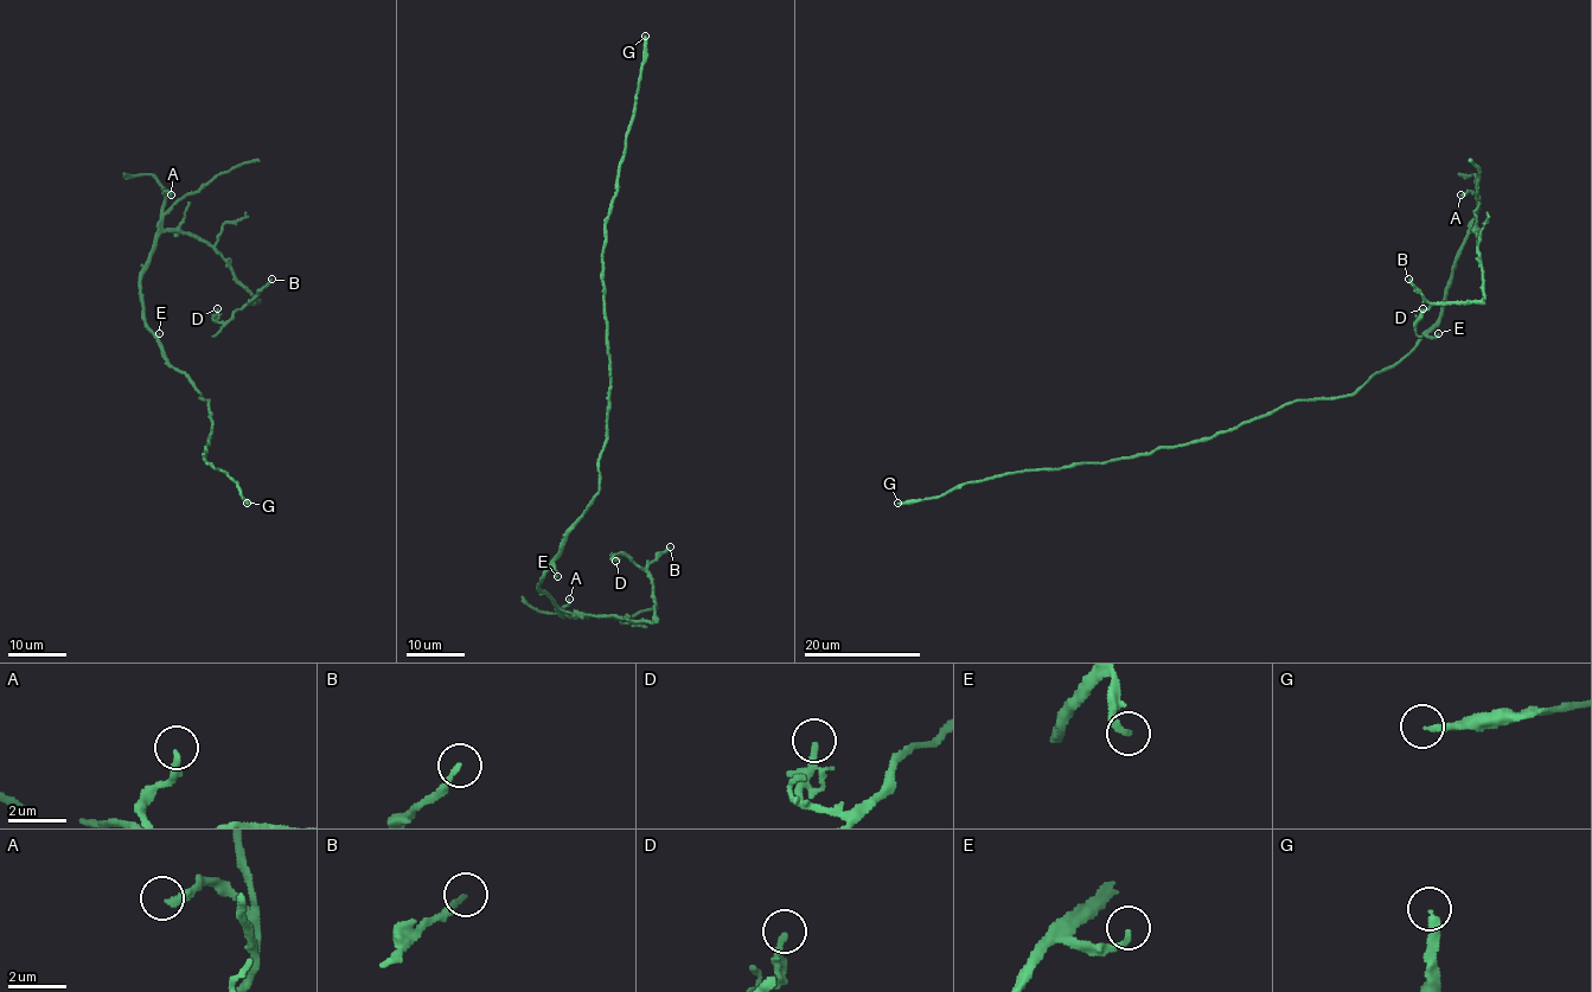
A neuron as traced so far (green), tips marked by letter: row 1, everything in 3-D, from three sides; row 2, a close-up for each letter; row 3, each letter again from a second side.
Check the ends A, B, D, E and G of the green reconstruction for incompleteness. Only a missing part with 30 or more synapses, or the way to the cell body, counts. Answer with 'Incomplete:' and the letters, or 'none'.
Incomplete: A, G

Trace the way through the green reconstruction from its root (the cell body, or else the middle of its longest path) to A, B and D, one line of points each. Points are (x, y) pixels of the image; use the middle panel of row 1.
A: (600, 477), (598, 494), (569, 532), (563, 549), (539, 582), (539, 588), (563, 618), (569, 599)
B: (600, 477), (598, 494), (542, 575), (548, 596), (571, 613), (652, 621), (646, 568), (670, 546)
D: (600, 477), (598, 494), (539, 588), (566, 612), (652, 621), (652, 577), (625, 552), (615, 561)

